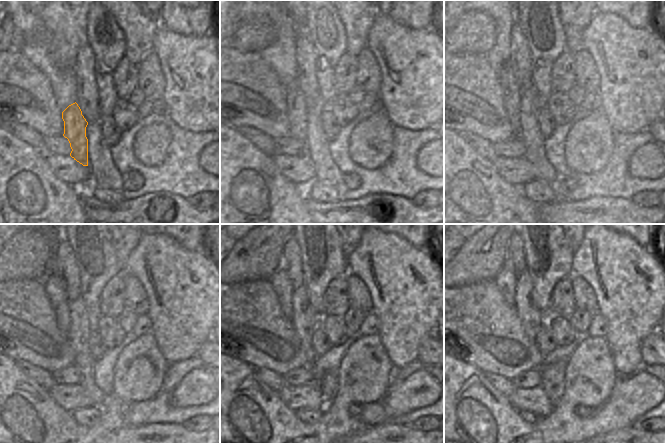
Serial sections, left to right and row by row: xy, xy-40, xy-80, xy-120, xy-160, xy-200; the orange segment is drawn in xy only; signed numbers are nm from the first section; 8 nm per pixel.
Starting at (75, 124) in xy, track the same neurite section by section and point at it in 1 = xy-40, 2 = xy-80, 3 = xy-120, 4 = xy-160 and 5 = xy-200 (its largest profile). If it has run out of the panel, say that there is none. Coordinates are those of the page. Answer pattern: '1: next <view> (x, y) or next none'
1: next xy-40 (296, 113)
2: next xy-80 (512, 91)
3: next xy-120 (54, 285)
4: next xy-160 (279, 280)
5: next xy-200 (505, 279)

